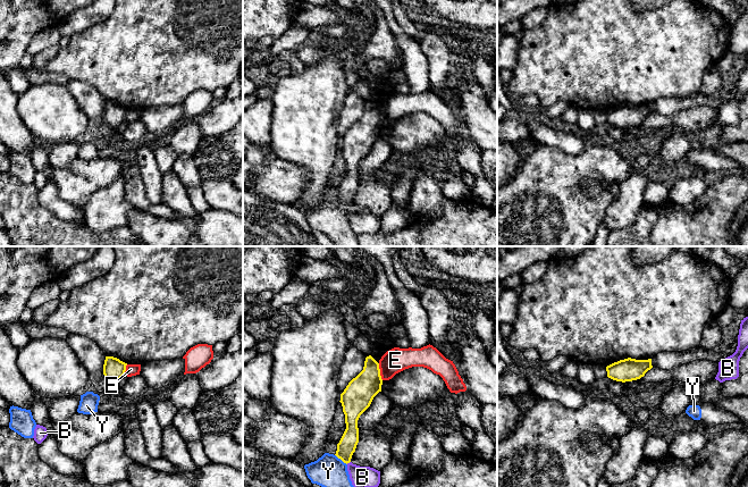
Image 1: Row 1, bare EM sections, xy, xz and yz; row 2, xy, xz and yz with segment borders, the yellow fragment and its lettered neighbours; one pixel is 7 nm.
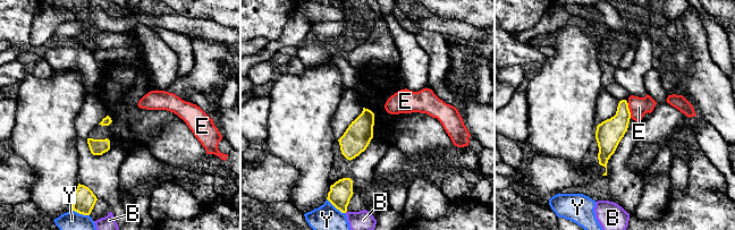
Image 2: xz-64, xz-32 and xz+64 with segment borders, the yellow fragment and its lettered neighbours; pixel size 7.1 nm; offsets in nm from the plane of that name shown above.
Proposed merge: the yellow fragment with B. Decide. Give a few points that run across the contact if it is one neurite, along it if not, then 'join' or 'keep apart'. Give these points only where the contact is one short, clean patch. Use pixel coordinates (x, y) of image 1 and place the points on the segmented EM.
line xz (350, 461), (346, 463); keep apart

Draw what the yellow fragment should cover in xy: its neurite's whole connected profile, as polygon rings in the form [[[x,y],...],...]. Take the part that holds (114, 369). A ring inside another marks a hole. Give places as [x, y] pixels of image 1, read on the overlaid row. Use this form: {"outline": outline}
{"outline": [[[106,356],[103,364],[103,375],[111,383],[117,384],[117,381],[125,376],[127,363],[120,361],[114,356]]]}

